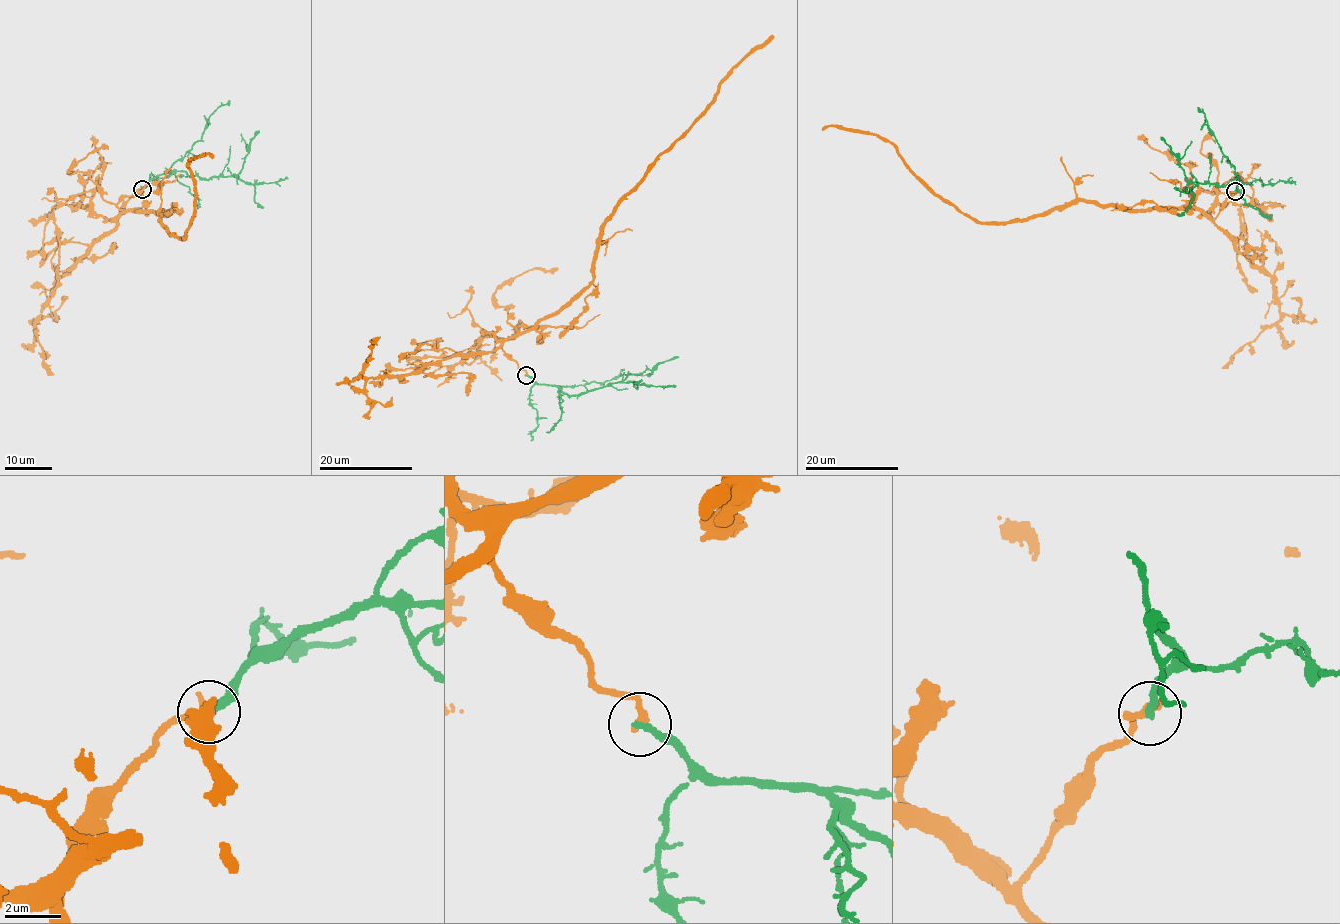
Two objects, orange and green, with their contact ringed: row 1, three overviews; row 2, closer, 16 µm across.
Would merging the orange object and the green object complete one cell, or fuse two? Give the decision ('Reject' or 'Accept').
Reject

